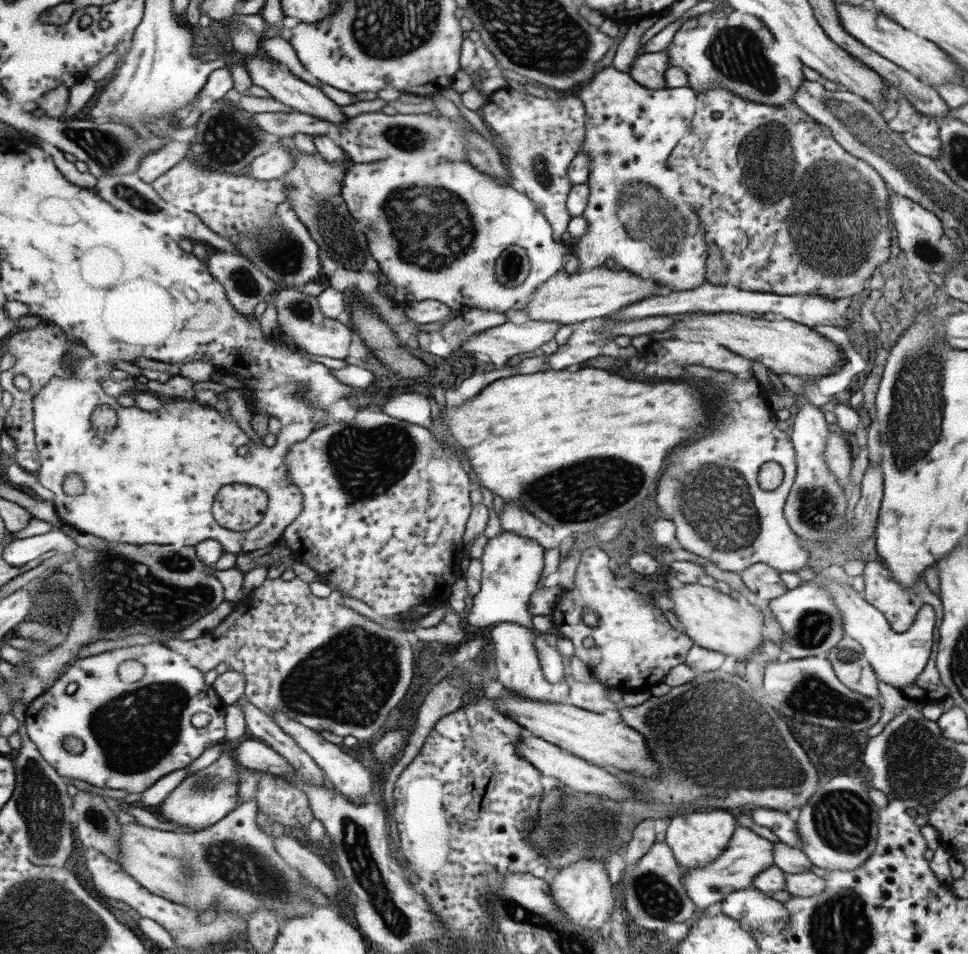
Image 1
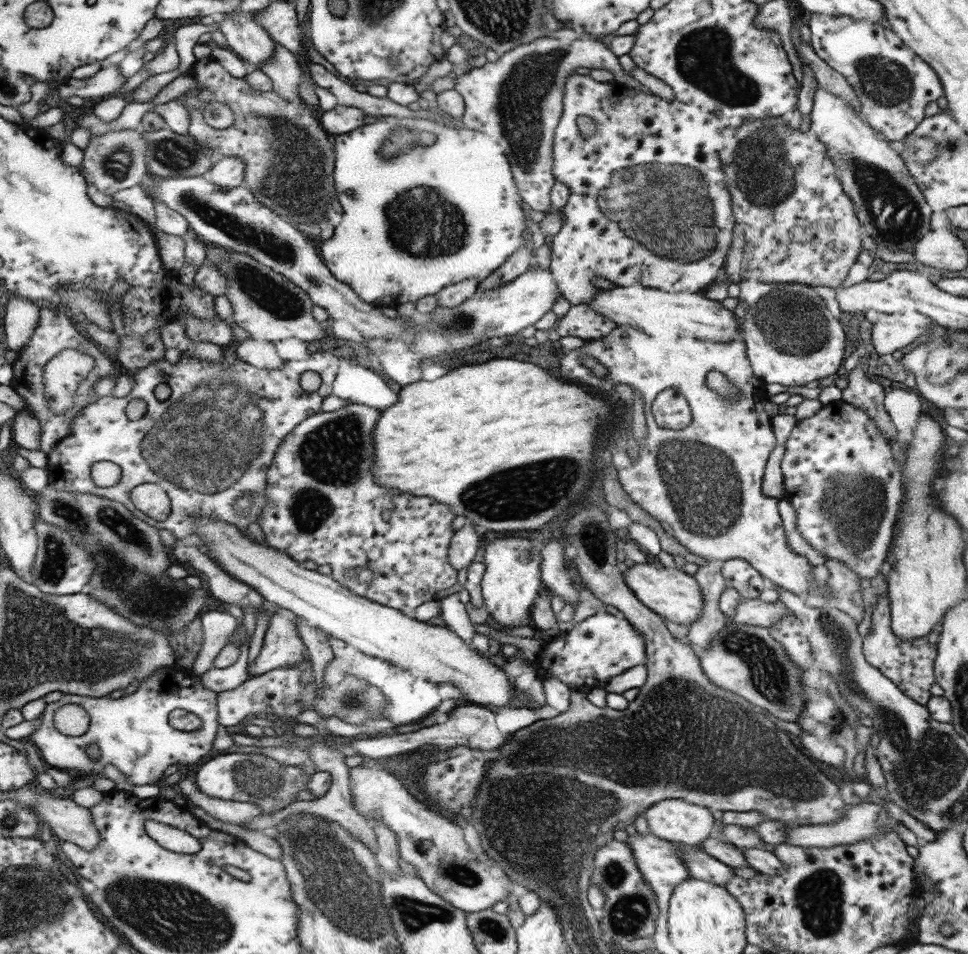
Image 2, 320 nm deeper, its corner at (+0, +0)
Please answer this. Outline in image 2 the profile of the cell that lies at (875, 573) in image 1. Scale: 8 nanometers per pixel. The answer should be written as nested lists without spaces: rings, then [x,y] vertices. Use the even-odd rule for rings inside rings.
[[[876,606],[872,610],[869,633],[862,637],[862,654],[866,662],[879,670],[882,676],[909,700],[924,705],[930,698],[929,689],[935,684],[933,662],[936,658],[935,645],[929,645],[925,636],[911,640],[899,640],[890,629],[888,606]]]

